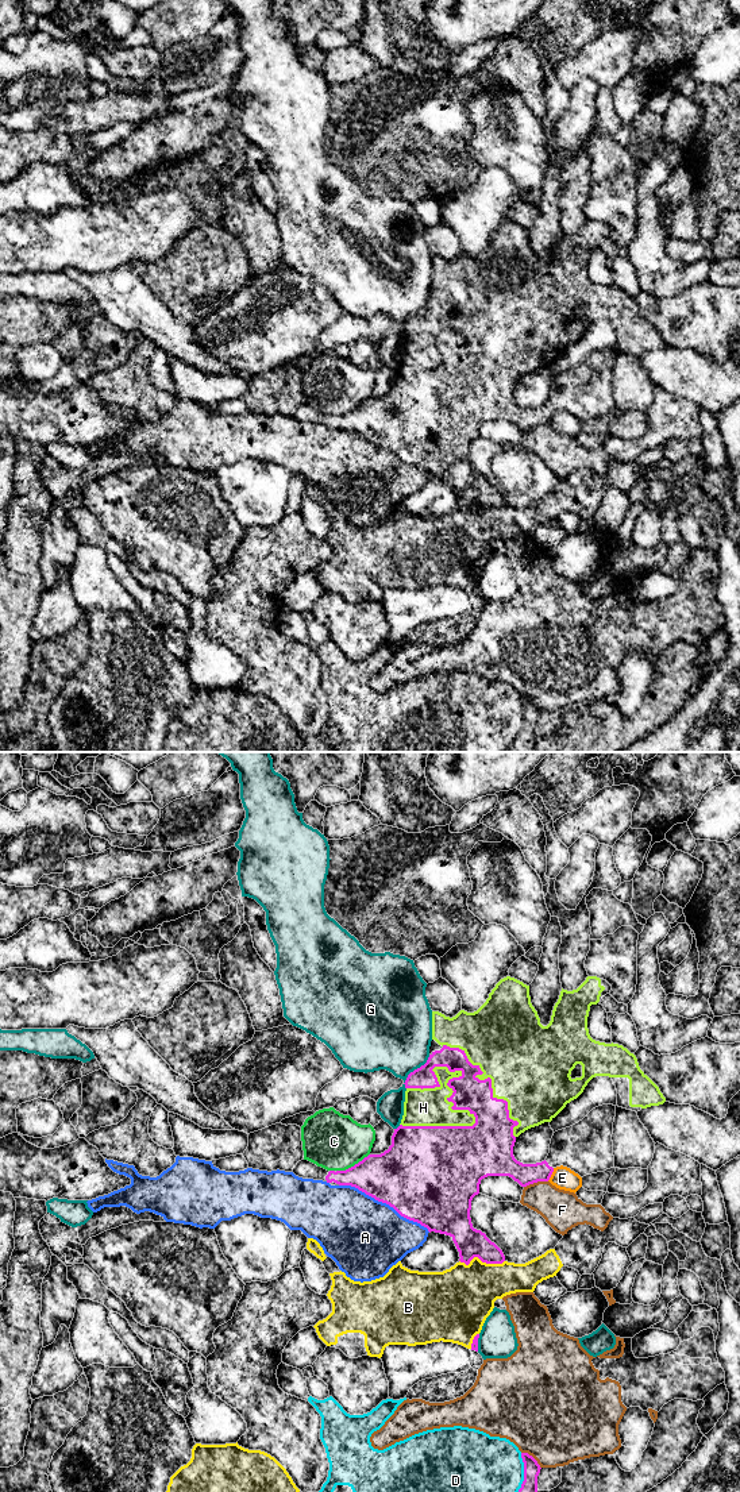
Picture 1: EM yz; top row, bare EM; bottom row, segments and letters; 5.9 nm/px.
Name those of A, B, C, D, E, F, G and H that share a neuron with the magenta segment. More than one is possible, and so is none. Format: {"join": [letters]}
{"join": ["H"]}

